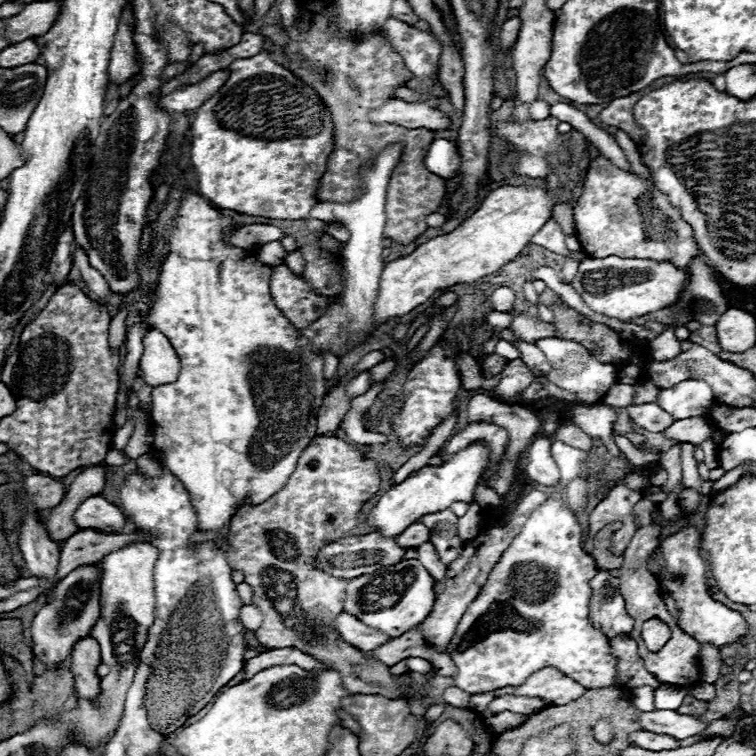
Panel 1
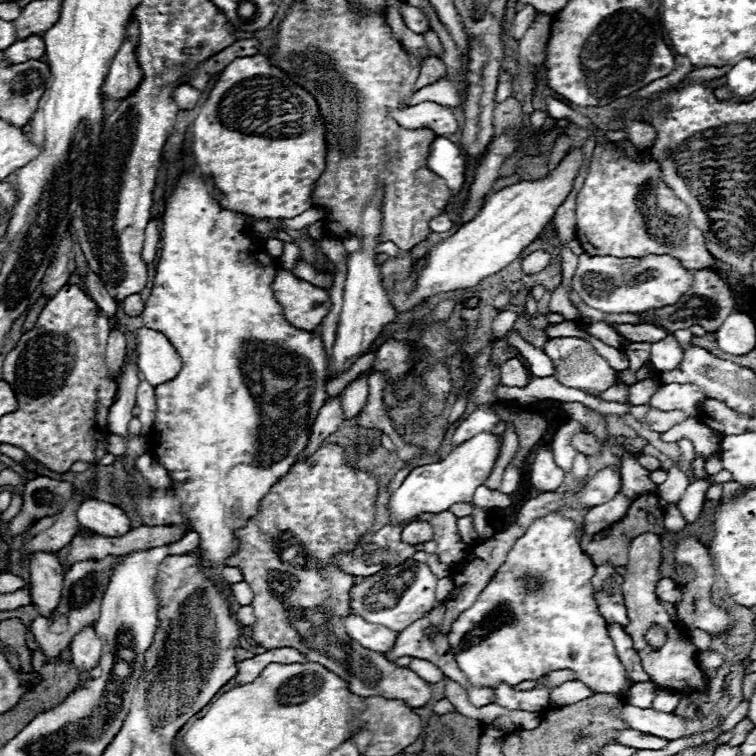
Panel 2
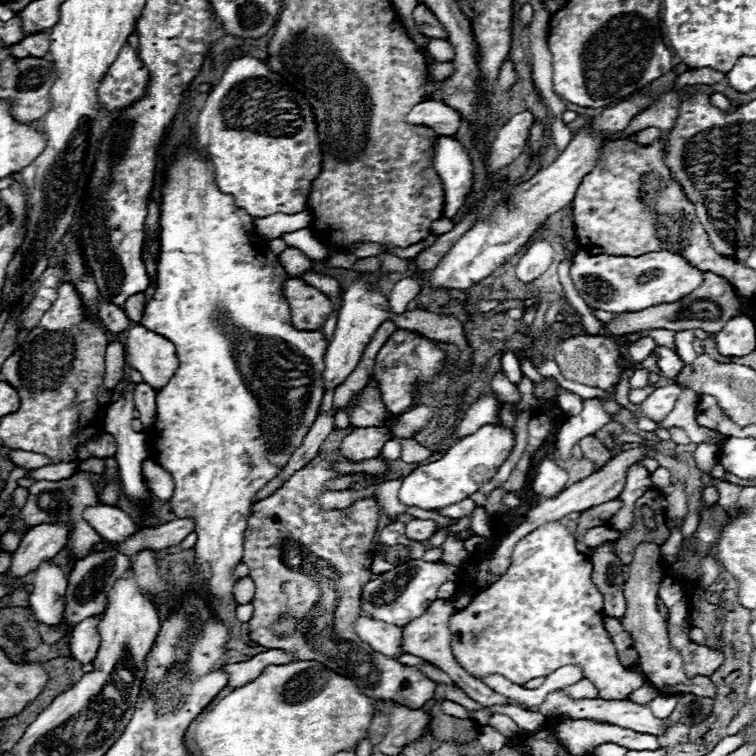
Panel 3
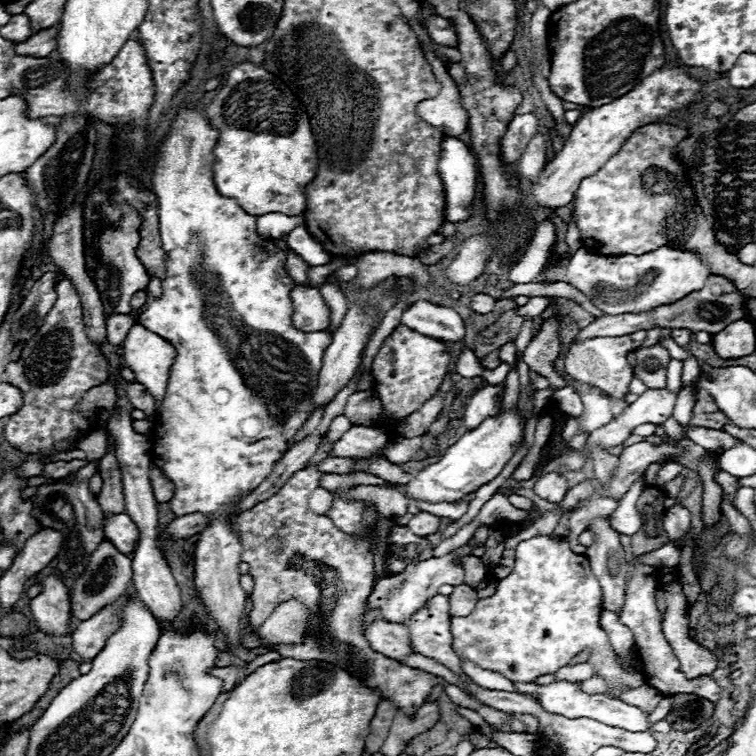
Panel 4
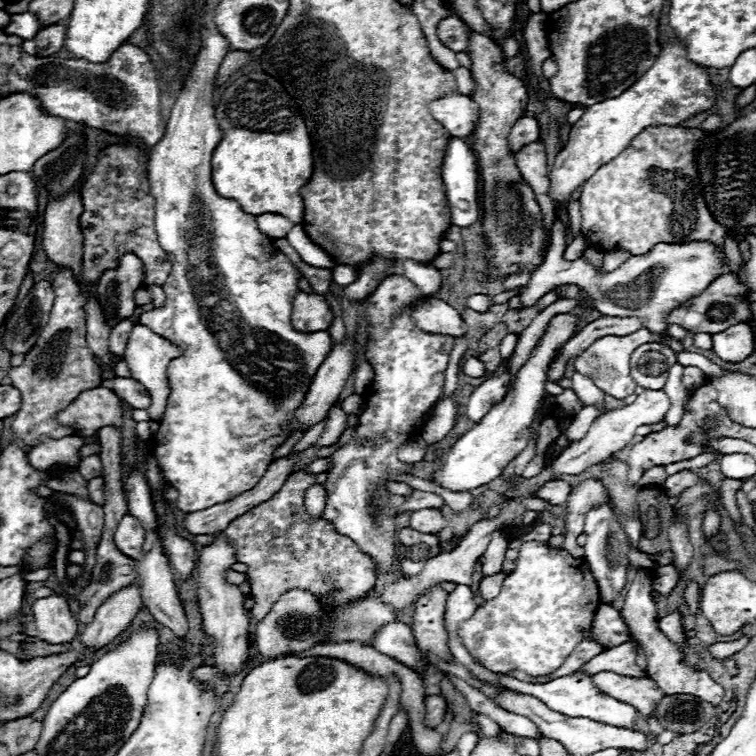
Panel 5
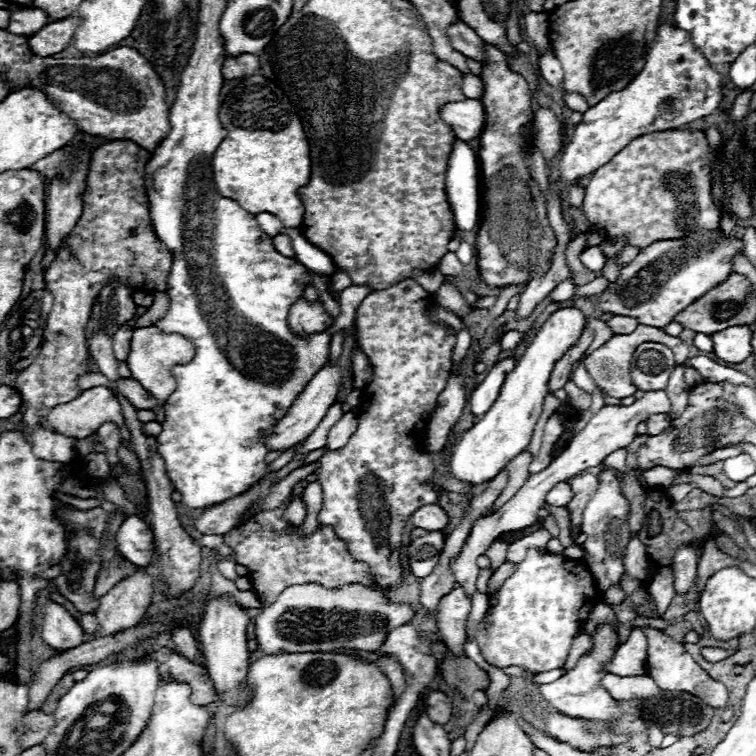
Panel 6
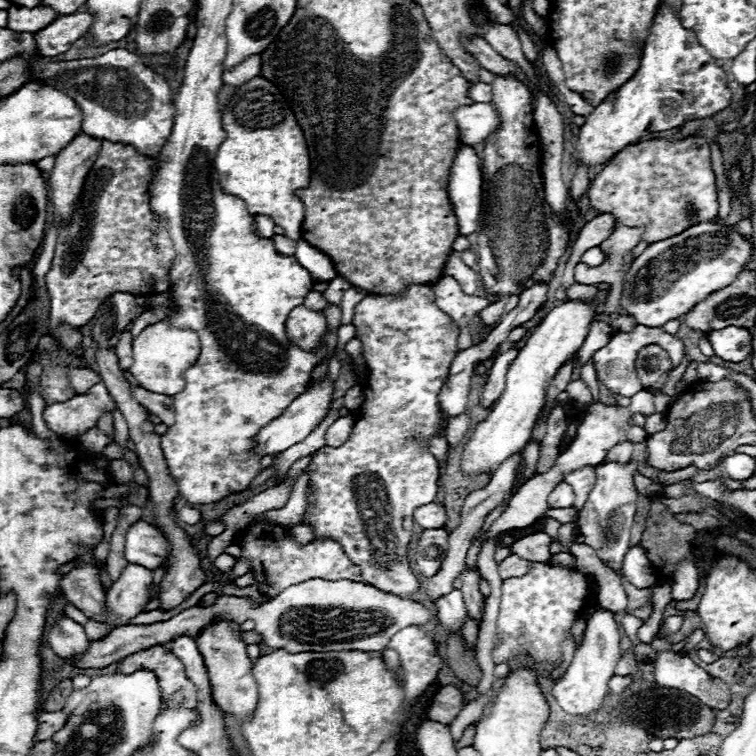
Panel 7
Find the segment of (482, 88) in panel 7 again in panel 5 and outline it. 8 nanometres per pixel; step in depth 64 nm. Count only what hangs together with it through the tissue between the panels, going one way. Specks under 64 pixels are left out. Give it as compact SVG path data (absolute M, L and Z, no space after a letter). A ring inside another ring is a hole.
M460 66L460 68L456 68L452 74L454 74L454 78L456 78L458 90L468 90L468 92L474 90L474 78L470 76L470 70L468 70L468 68Z

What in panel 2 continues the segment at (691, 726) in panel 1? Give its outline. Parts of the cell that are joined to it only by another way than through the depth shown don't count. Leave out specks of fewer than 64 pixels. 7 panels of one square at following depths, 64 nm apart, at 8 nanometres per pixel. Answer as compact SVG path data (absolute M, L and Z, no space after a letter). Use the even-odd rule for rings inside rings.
M626 704L620 710L620 716L630 724L630 728L660 736L660 738L668 738L668 740L682 738L688 722L676 714L658 712L652 708L636 708L632 704Z

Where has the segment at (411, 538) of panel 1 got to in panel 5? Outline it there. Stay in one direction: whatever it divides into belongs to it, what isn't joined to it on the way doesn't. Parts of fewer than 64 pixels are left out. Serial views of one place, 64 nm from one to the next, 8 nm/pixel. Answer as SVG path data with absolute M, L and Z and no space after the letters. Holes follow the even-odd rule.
M416 510L410 518L410 528L422 534L436 534L446 526L446 520L440 510Z

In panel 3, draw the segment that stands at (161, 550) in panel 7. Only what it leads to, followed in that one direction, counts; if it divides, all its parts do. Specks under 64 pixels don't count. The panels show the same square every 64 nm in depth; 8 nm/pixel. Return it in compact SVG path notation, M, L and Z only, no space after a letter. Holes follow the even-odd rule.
M104 504L88 506L88 508L84 508L82 518L90 526L94 526L94 530L98 530L98 534L102 534L102 538L106 538L110 542L122 542L122 538L128 538L138 528L132 522L132 518L116 506L104 506Z

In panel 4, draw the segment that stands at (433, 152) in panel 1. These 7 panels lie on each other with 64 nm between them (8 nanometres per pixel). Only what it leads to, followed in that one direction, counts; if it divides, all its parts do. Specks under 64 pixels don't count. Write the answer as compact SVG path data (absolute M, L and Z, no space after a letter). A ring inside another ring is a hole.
M446 136L440 146L438 174L446 194L446 220L466 220L476 188L476 156L462 140Z

